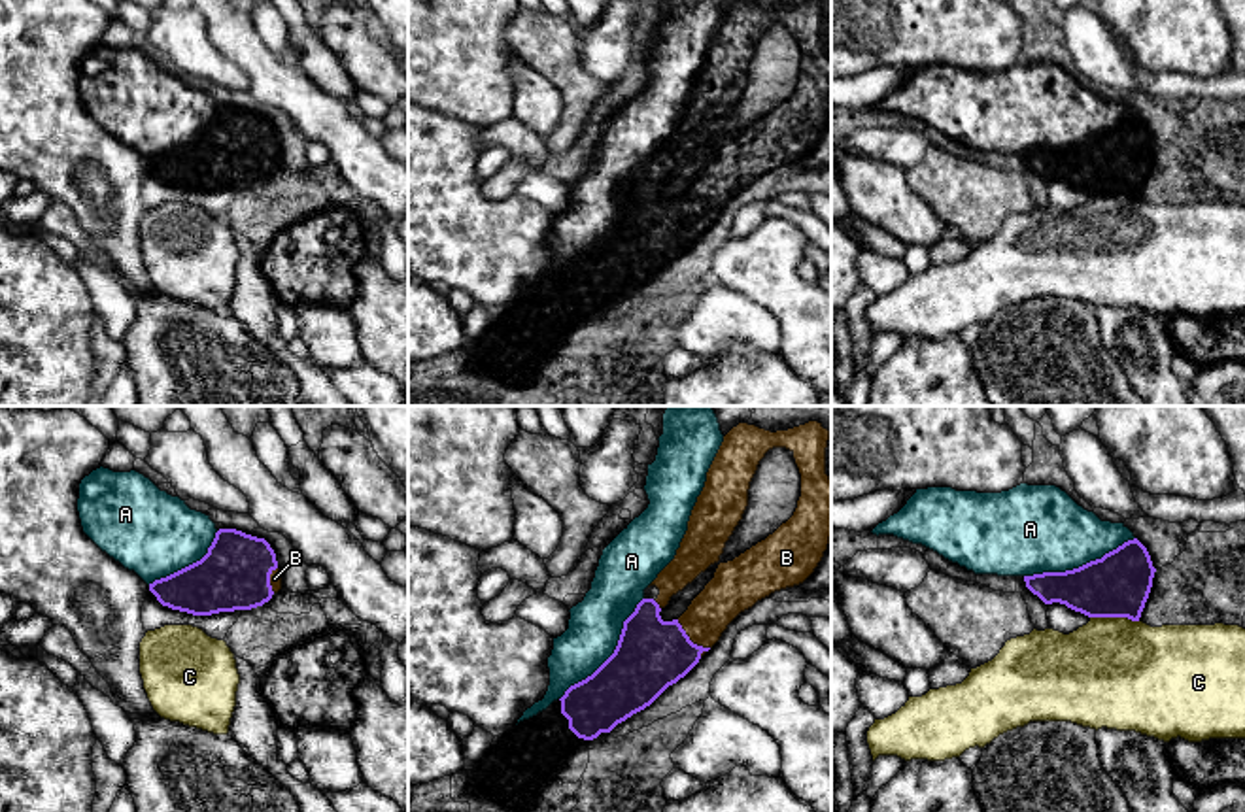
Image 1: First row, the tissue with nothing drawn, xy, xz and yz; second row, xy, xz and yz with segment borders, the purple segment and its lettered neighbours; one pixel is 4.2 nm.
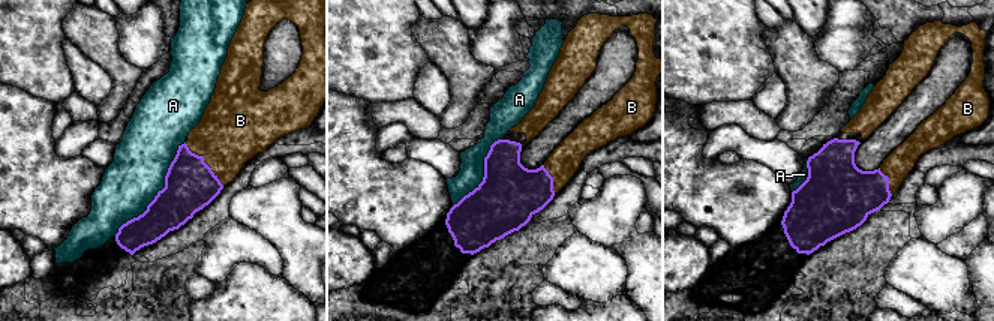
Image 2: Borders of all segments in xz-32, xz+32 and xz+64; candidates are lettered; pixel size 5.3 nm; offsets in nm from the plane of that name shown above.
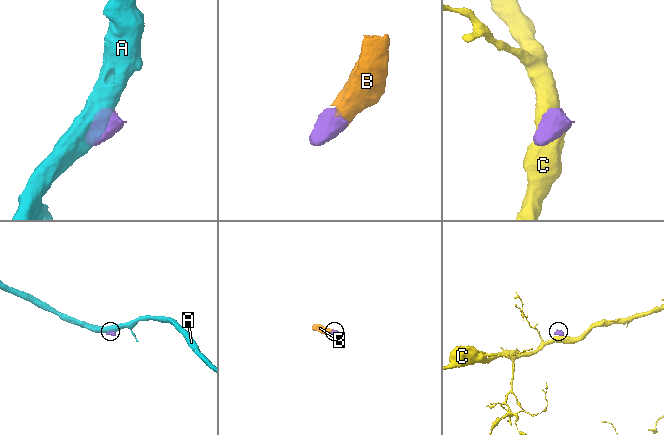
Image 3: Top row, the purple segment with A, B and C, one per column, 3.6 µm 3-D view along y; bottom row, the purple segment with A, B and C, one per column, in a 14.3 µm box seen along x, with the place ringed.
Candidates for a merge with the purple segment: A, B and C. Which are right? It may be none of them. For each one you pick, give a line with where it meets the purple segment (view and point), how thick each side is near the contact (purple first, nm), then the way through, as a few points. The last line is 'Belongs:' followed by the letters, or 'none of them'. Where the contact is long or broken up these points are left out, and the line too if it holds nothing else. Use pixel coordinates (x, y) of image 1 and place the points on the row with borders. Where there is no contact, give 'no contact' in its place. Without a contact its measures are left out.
B: meets purple in xz at (690, 641); 300 nm thick on the purple side, 190 nm on the other
Belongs: B

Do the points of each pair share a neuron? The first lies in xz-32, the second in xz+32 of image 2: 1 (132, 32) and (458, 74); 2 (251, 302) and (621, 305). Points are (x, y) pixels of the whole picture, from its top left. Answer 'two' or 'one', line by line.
1: two
2: one

